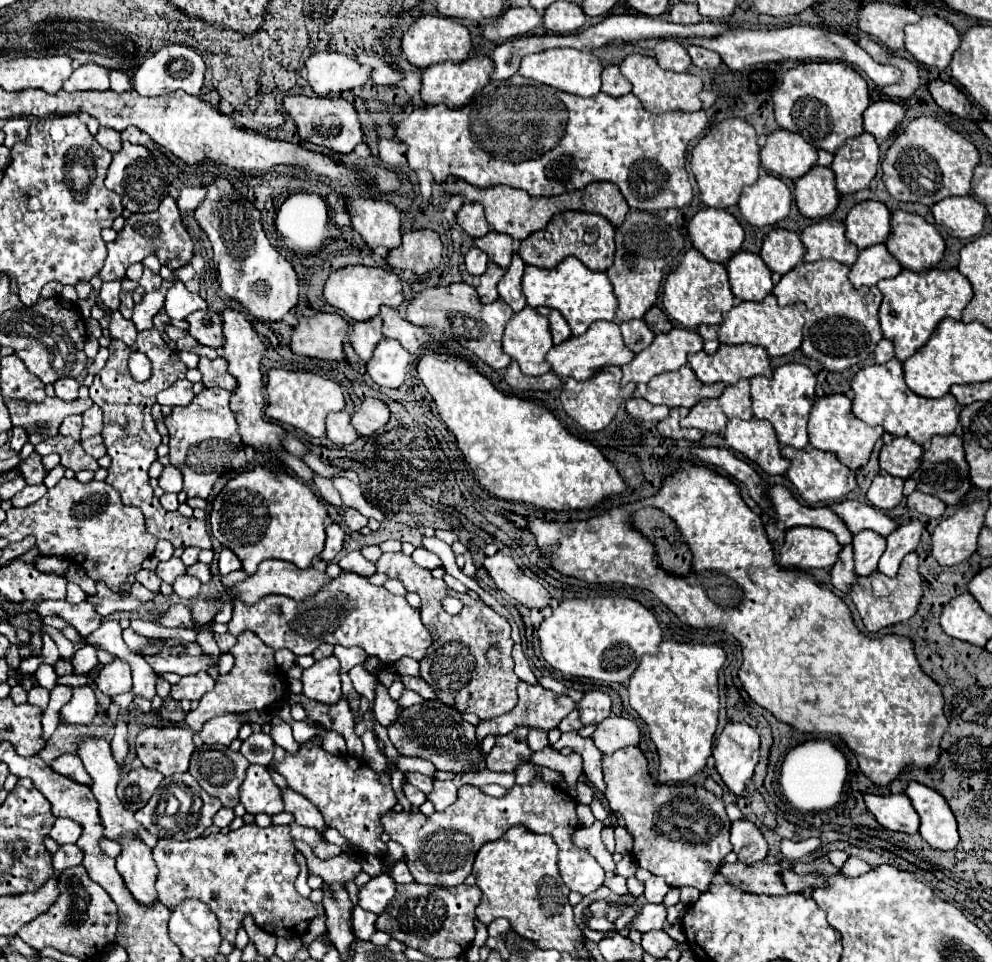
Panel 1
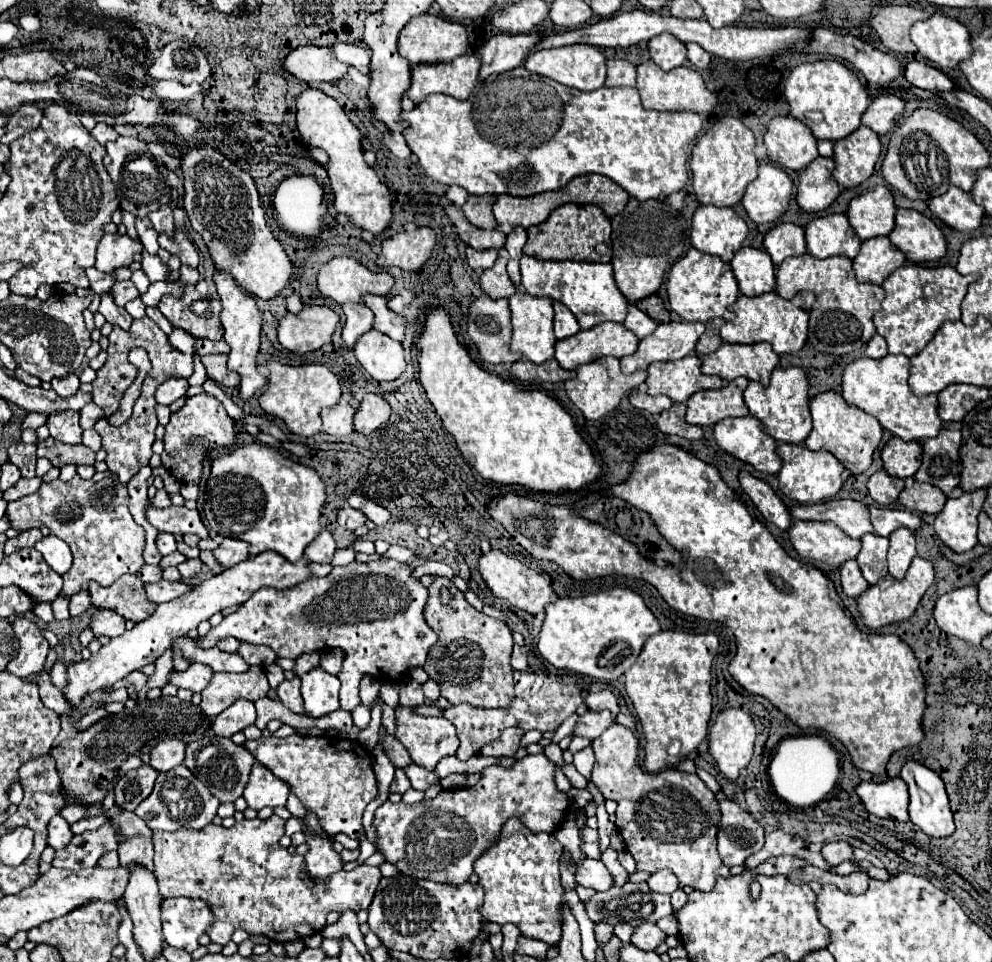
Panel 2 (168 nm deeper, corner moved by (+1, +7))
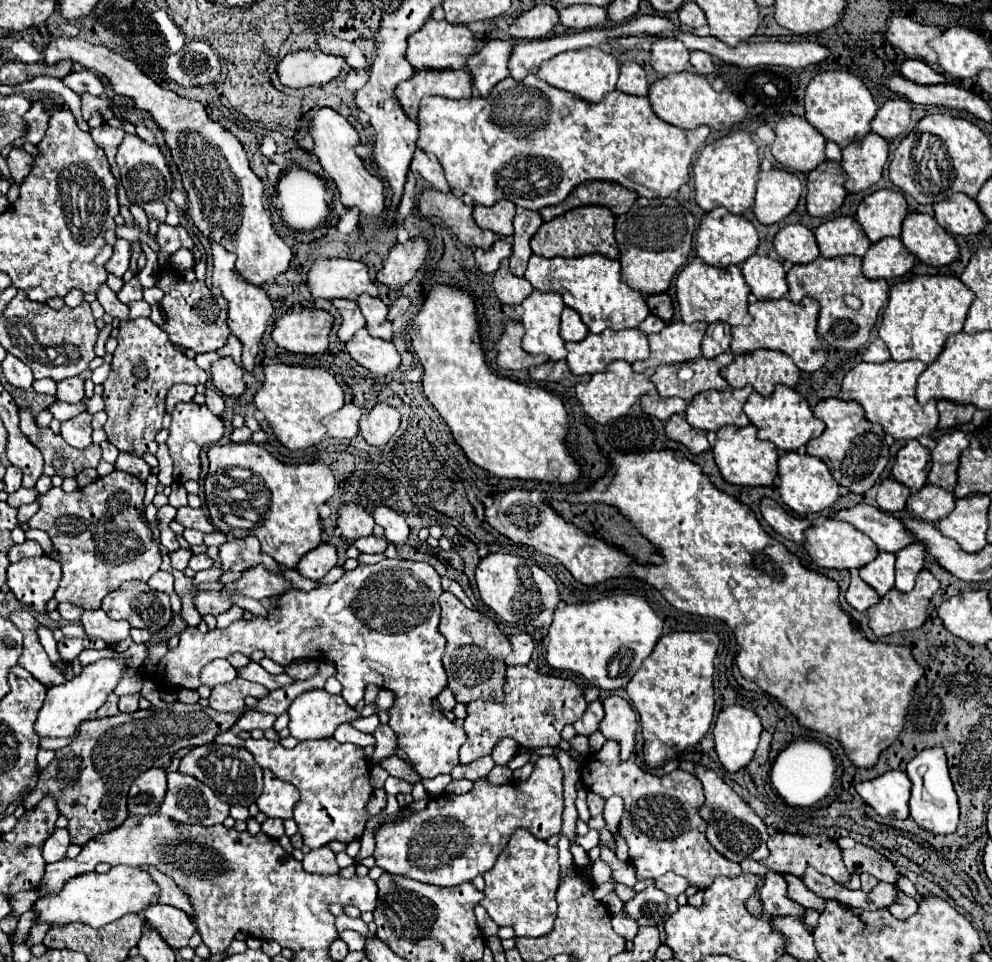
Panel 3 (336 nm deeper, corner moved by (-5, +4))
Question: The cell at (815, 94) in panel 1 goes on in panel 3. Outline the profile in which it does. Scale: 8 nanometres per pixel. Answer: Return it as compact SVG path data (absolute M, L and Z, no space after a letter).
M821 72L817 74L805 92L805 118L811 126L815 126L825 140L839 144L845 148L847 144L861 140L861 136L871 132L871 120L877 114L877 104L861 82L861 78L849 72Z

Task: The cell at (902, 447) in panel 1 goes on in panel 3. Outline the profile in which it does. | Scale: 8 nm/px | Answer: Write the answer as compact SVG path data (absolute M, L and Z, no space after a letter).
M919 440L907 442L893 464L893 476L897 482L907 486L909 490L917 492L927 484L927 472L931 466L931 452L919 444Z

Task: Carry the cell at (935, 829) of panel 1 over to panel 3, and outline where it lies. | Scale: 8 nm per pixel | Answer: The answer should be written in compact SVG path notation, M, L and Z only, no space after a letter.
M931 746L923 748L909 764L907 764L909 780L913 782L911 800L909 800L909 814L911 818L925 830L935 834L951 834L957 828L959 822L959 806L957 806L957 794L953 790L953 782L949 778L947 758L943 752L943 746Z

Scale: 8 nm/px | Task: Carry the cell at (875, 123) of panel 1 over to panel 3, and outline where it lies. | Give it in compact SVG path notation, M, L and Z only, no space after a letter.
M887 100L877 116L871 122L871 128L875 134L883 136L885 140L897 138L907 132L909 128L909 114L911 114L911 104L905 100Z

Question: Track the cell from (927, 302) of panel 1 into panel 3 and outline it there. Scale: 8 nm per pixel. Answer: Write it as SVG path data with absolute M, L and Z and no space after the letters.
M917 276L891 288L879 336L895 362L921 360L923 364L931 364L943 352L945 340L963 330L971 302L973 292L955 276Z

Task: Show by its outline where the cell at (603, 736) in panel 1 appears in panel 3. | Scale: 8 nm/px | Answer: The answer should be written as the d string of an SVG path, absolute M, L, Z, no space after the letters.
M595 700L595 702L591 702L591 704L587 706L583 718L579 718L579 720L573 724L573 728L575 728L577 734L581 734L581 736L591 736L593 732L597 732L601 720L603 720L603 704L601 704L601 700Z

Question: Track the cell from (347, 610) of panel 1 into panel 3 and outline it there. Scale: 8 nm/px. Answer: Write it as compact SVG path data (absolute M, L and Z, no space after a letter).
M381 560L379 564L375 566L357 566L355 570L351 572L345 572L335 584L327 584L327 586L319 586L311 592L303 592L303 590L287 590L283 596L279 596L279 608L269 608L269 616L267 618L253 618L253 620L237 620L237 622L231 622L227 628L219 630L209 630L207 634L201 634L197 628L187 628L181 632L179 636L179 644L171 650L167 650L167 654L157 662L155 670L149 674L149 678L161 688L161 690L169 690L169 692L177 692L177 690L183 690L183 688L191 688L191 690L197 690L201 686L201 680L199 680L199 672L205 664L209 664L211 660L215 658L229 658L231 654L235 652L241 652L245 656L251 656L255 650L261 650L265 652L267 658L271 658L273 662L281 664L281 666L287 666L291 664L293 660L305 660L305 658L321 658L321 660L333 660L337 664L337 674L335 678L343 684L343 700L353 708L359 700L363 700L363 690L367 684L375 684L379 688L385 688L385 690L391 690L395 694L395 708L389 708L389 724L393 728L393 732L397 734L397 744L401 750L407 752L407 756L411 758L411 762L415 764L415 770L421 778L435 778L439 774L451 774L451 770L459 764L459 748L463 746L465 742L465 730L463 728L457 728L451 720L445 718L443 712L439 712L435 706L433 706L433 700L435 696L439 696L439 692L443 688L447 688L447 674L445 674L445 668L443 668L443 654L445 654L445 636L439 632L439 614L441 614L441 606L439 606L439 596L443 592L443 586L441 586L441 576L435 572L435 568L427 562L409 562L409 560Z

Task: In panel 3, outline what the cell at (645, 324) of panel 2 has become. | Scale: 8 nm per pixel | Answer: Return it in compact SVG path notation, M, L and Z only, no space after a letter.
M649 314L649 316L639 324L639 330L641 330L641 332L645 332L645 334L653 334L653 332L661 332L661 330L663 330L663 326L665 326L665 322L663 322L663 320L659 320L659 316Z

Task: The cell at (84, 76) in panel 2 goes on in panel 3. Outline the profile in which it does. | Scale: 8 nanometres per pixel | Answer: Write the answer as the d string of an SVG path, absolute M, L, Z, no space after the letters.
M83 70L83 72L71 72L69 76L63 78L63 82L75 90L77 94L83 94L83 92L89 92L91 96L103 96L105 94L105 88L101 84L101 80L89 72L89 70Z

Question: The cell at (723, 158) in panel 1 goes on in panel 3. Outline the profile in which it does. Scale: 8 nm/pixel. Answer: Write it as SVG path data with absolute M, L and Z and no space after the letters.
M731 130L727 136L707 144L695 166L695 202L699 208L705 212L713 208L727 208L731 214L743 214L747 208L753 206L753 196L755 196L755 184L757 184L757 174L759 174L759 156L757 156L757 146L751 140L751 136L743 130Z

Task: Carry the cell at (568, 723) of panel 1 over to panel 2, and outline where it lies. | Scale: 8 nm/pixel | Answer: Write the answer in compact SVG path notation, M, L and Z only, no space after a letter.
M575 713L573 717L569 717L569 719L565 719L565 721L561 723L561 727L559 727L559 729L555 731L555 735L553 735L553 741L555 741L555 743L559 743L565 735L571 735L571 733L573 733L573 729L575 729L575 725L577 725L577 723L575 723L575 721L577 721L577 715L579 715L579 713Z

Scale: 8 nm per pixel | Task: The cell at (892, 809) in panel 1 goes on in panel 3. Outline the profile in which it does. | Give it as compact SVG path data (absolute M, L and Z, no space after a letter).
M891 770L883 776L861 782L855 790L879 816L893 816L901 820L909 816L907 802L911 796L911 780L901 770Z

